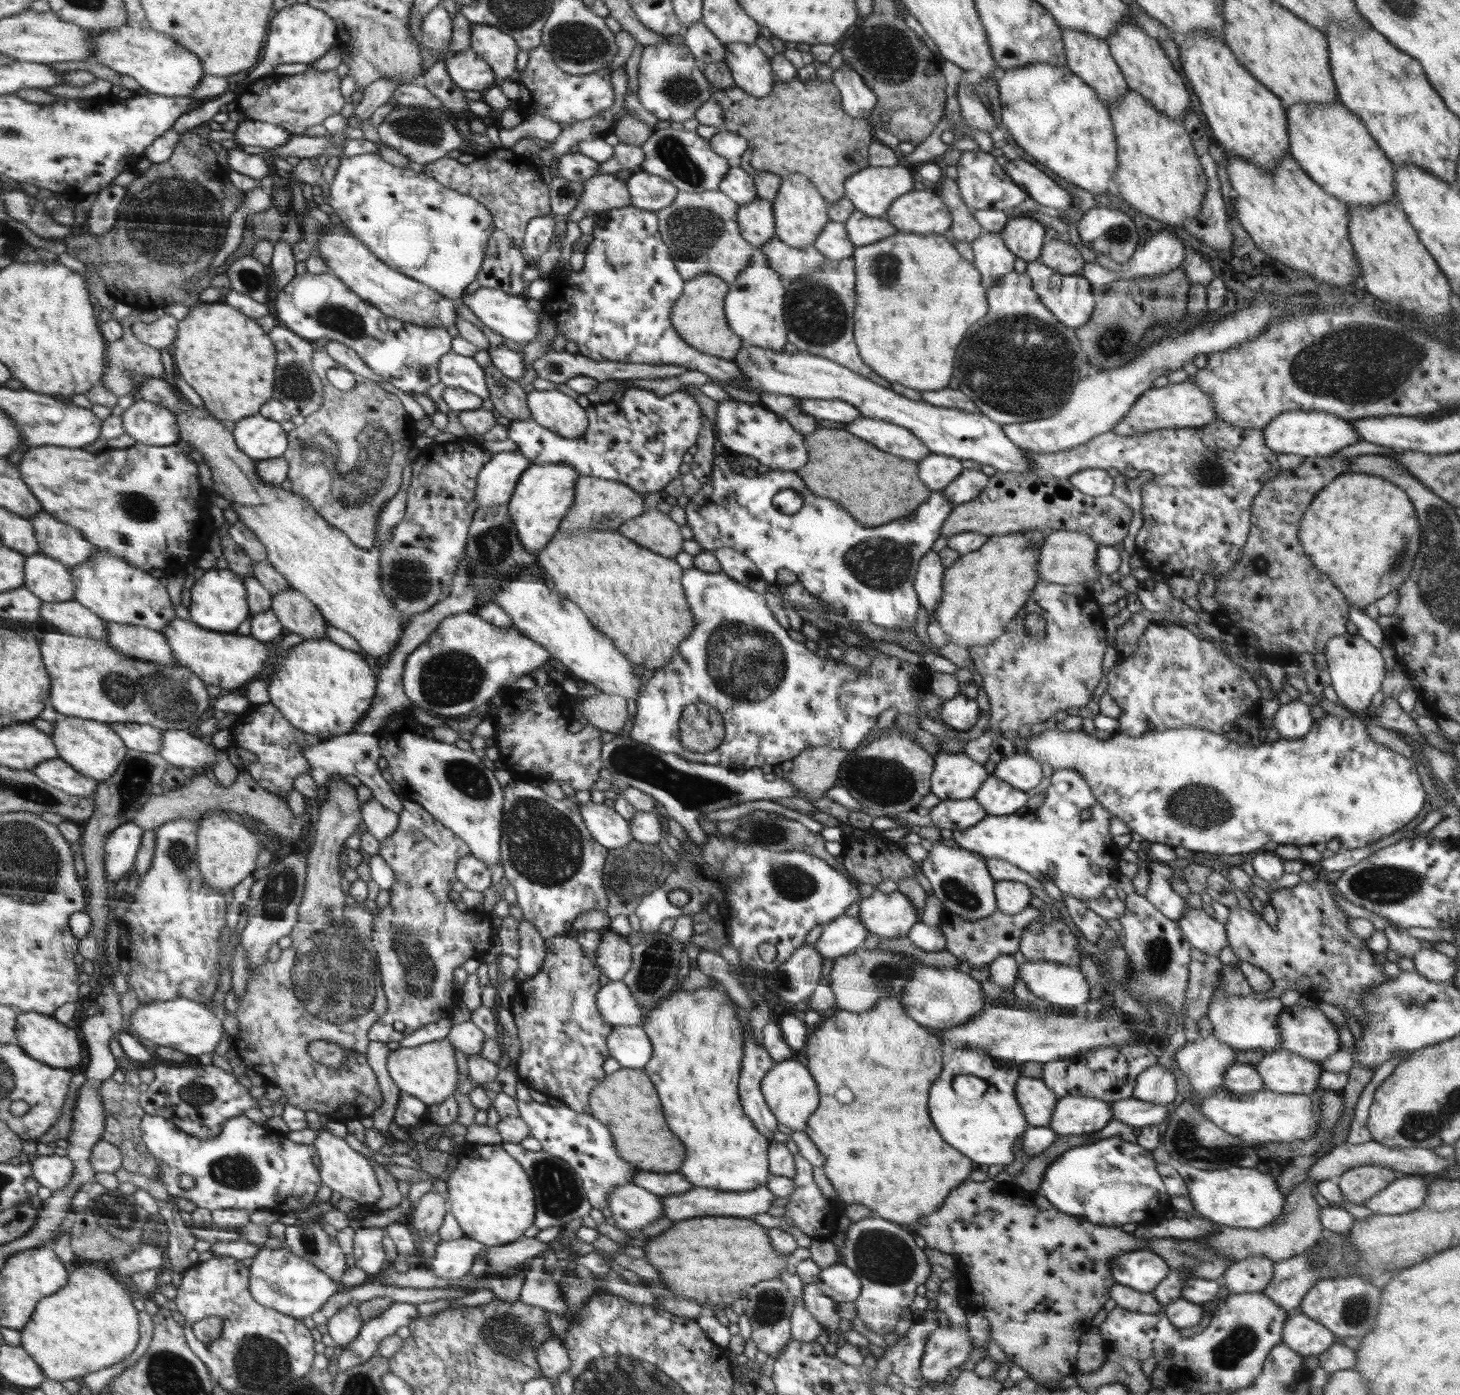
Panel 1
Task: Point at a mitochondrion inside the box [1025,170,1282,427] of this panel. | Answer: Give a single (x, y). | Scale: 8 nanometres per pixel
(1115, 342)

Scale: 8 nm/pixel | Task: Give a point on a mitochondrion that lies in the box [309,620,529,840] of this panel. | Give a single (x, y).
(450, 677)

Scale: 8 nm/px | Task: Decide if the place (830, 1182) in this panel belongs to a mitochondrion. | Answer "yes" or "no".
no

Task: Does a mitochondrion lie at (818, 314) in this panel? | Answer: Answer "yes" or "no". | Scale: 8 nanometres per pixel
yes

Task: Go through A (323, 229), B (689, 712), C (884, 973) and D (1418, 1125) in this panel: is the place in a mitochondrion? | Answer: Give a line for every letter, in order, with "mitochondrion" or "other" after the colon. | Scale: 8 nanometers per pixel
A: other
B: mitochondrion
C: mitochondrion
D: mitochondrion

